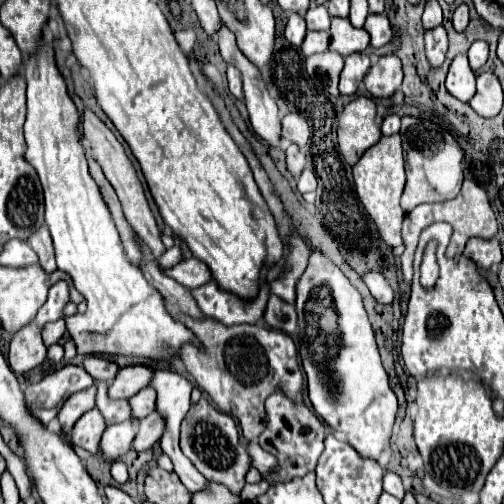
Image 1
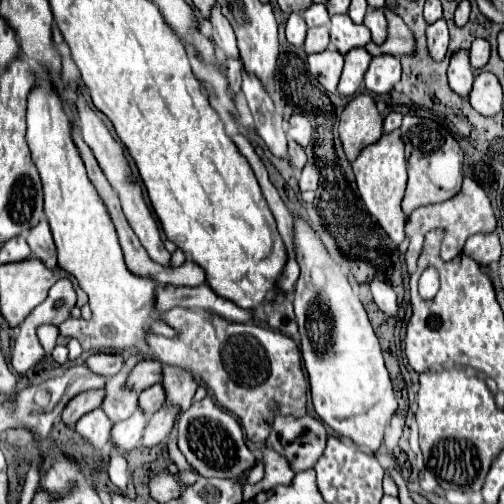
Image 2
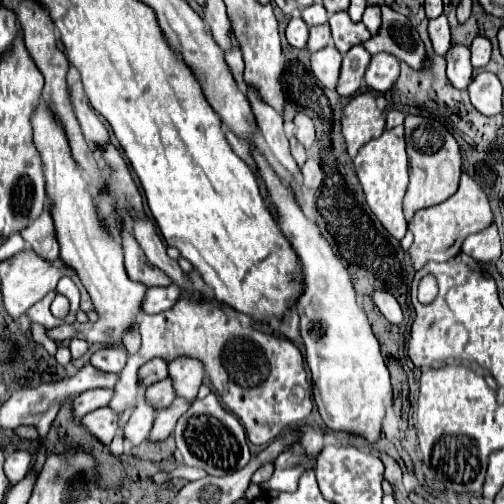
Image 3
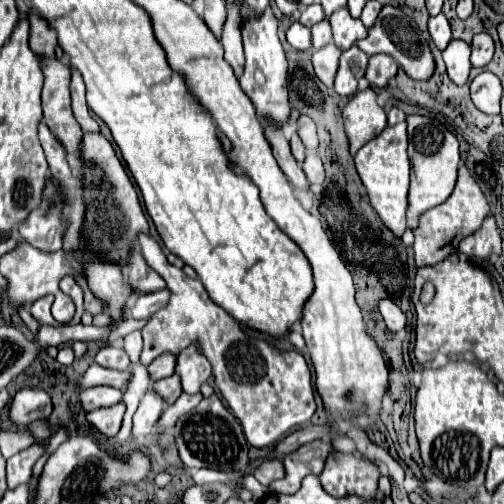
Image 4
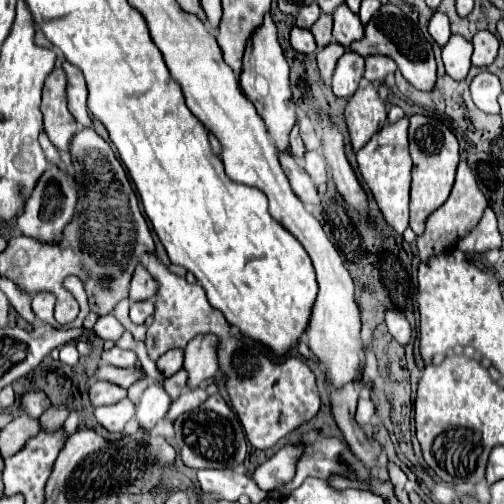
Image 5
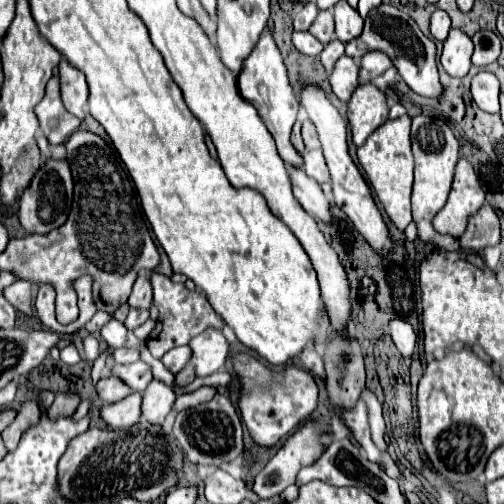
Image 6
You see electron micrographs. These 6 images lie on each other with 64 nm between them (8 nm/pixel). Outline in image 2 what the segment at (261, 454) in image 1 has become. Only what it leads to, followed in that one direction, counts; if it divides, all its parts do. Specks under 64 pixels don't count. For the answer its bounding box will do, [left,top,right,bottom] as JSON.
[244,448,294,500]

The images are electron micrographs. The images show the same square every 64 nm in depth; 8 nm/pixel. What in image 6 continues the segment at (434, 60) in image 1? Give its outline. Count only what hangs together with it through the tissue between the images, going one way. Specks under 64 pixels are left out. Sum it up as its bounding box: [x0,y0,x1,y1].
[430,10,450,40]

